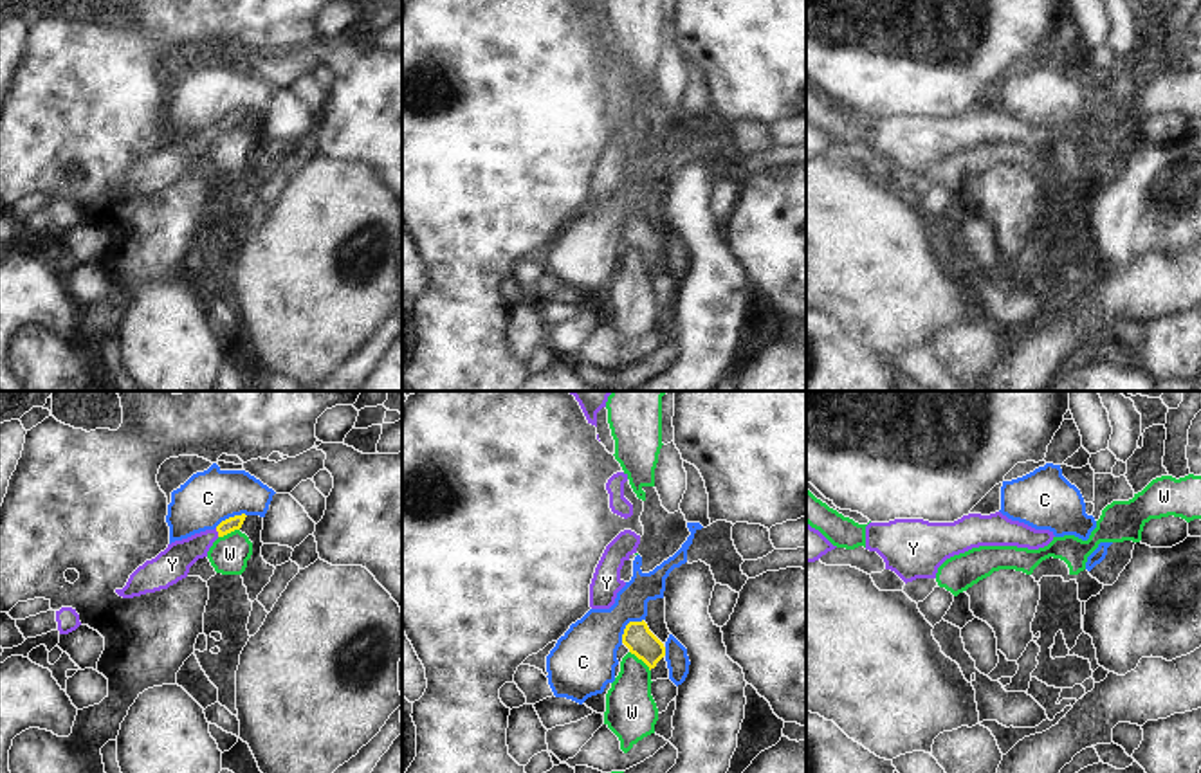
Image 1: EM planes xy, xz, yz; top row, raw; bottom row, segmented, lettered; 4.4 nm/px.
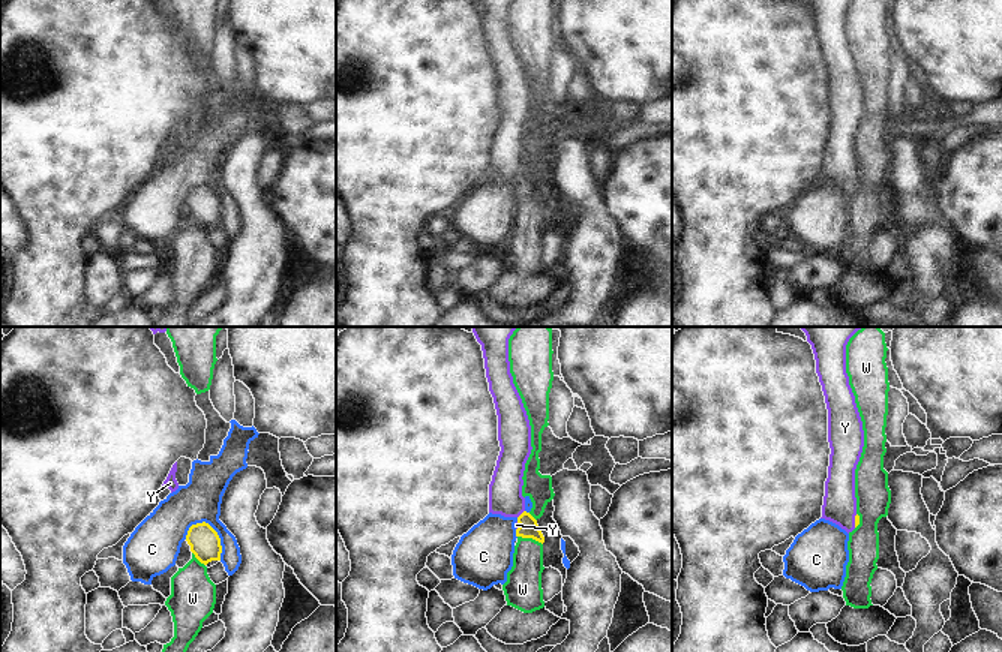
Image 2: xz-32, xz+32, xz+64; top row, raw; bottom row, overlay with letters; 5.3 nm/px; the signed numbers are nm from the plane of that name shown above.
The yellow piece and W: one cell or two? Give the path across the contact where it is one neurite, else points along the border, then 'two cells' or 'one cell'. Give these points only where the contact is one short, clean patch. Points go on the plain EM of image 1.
border along xz (630, 247), (650, 267); two cells

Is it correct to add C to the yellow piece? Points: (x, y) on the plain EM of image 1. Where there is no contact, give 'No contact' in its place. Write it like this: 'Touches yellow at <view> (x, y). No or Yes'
Touches yellow at xz (626, 222). No.

